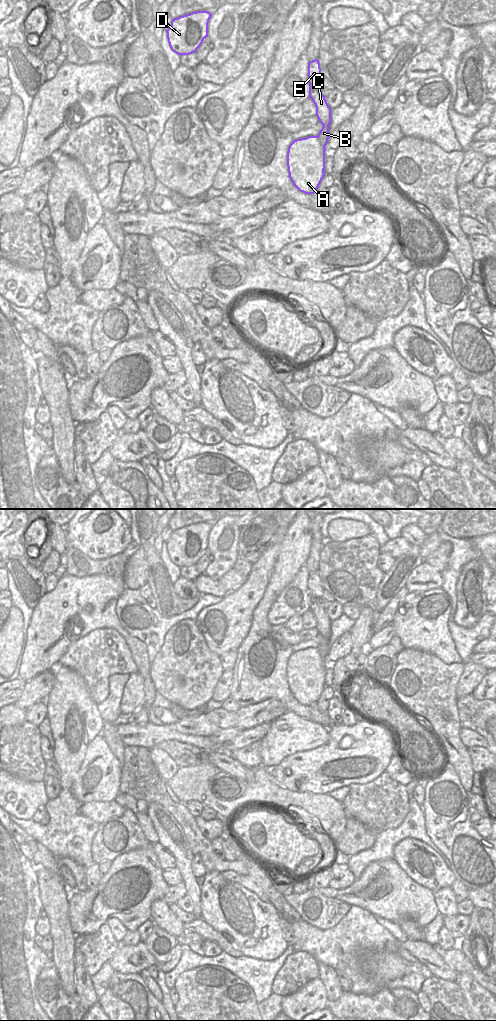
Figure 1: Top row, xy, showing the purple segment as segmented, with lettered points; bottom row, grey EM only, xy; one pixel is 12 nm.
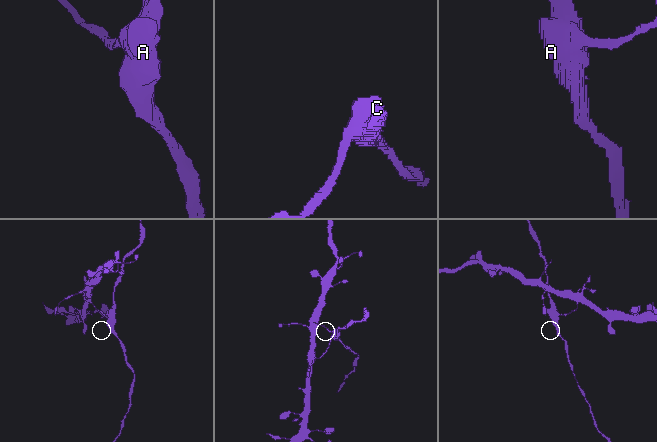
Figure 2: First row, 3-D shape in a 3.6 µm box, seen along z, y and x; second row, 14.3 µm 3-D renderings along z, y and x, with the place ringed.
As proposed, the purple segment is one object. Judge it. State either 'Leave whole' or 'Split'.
Split.

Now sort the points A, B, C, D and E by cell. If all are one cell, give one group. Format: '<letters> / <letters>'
A D / B C E

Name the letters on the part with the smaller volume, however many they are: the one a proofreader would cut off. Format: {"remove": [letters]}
{"remove": ["B", "C", "E"]}

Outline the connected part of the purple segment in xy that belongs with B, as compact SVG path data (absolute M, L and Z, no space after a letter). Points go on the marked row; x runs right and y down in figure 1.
M318 59L308 63L308 83L309 83L309 98L312 99L316 107L316 116L319 122L323 125L318 134L320 143L325 147L330 137L329 125L331 123L331 108L329 107L326 97L321 91L323 82L320 63Z

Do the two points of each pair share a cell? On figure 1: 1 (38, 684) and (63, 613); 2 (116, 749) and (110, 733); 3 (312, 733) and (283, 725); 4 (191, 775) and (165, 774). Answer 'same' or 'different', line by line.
1: different
2: same
3: same
4: different

